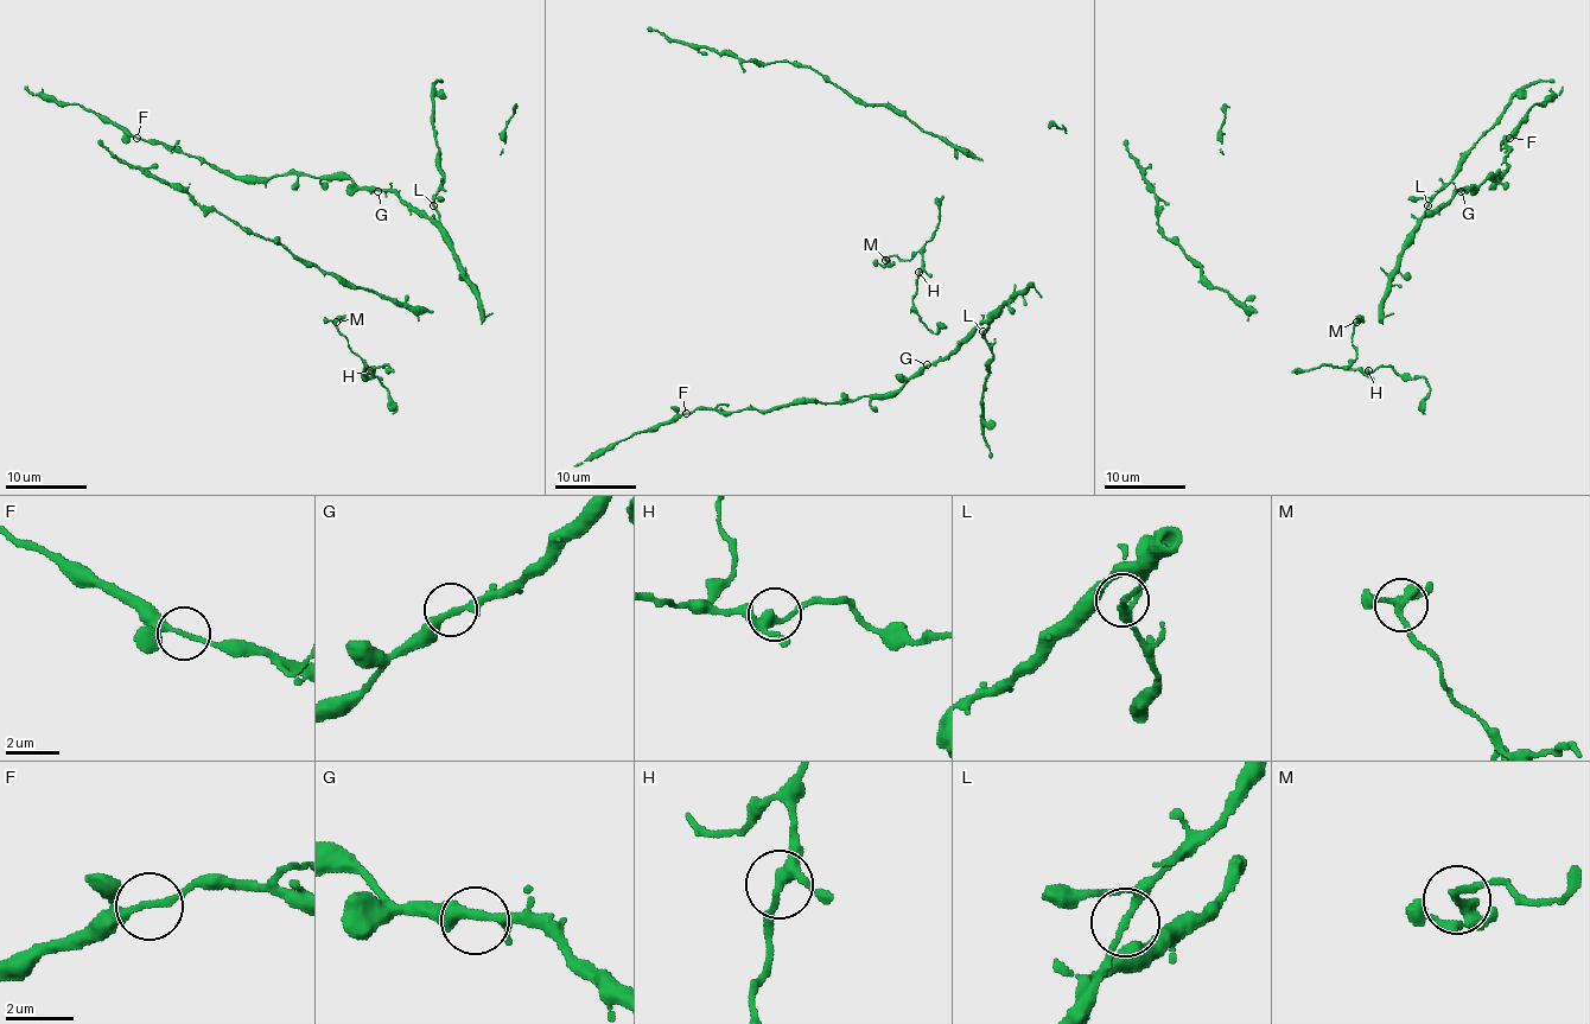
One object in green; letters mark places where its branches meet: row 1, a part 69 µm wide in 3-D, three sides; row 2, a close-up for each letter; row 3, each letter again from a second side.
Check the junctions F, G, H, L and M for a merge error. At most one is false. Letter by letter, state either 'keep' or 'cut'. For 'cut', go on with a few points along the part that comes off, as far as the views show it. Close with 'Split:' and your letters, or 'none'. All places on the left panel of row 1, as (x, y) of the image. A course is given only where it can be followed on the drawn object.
F: keep
G: keep
H: keep
L: keep
M: keep
Split: none

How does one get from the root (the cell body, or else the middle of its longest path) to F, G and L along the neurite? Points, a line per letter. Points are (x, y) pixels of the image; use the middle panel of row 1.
F: (1019, 293), (946, 358), (921, 367), (896, 390), (833, 402), (787, 402), (764, 411), (694, 409), (686, 413)
G: (1019, 293), (984, 319), (946, 358), (927, 364)
L: (1019, 293), (983, 331)

